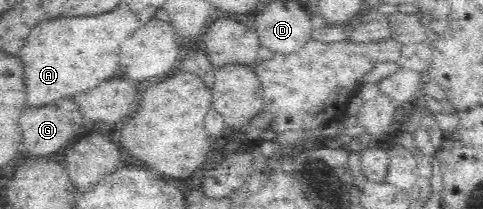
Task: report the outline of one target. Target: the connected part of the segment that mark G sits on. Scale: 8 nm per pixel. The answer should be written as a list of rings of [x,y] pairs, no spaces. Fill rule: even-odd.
[[[58,100],[46,108],[26,108],[20,116],[26,150],[34,156],[50,156],[82,132],[84,118],[72,100]]]

